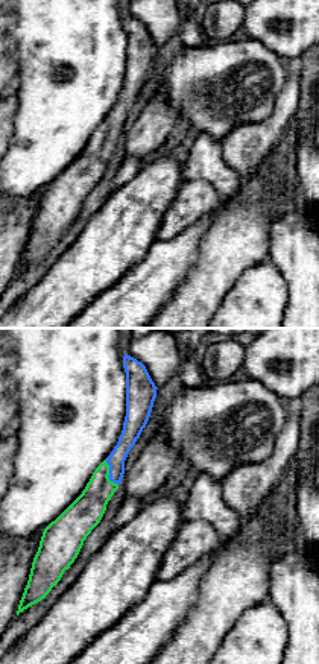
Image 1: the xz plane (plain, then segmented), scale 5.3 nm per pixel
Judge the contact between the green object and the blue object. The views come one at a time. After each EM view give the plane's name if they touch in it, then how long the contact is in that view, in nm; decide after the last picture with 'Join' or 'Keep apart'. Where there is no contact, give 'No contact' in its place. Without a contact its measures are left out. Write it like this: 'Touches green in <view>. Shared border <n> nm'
Touches green in xz. Shared border 160 nm

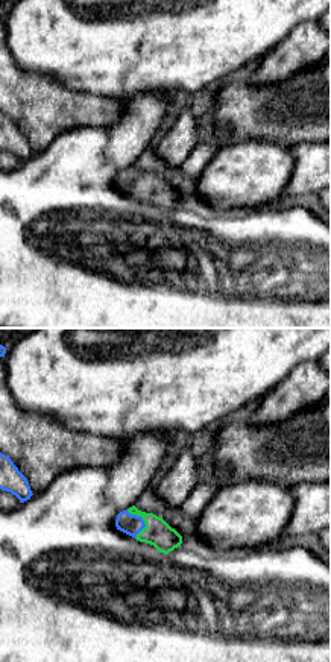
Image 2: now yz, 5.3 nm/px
Touches green in yz. Shared border 160 nm

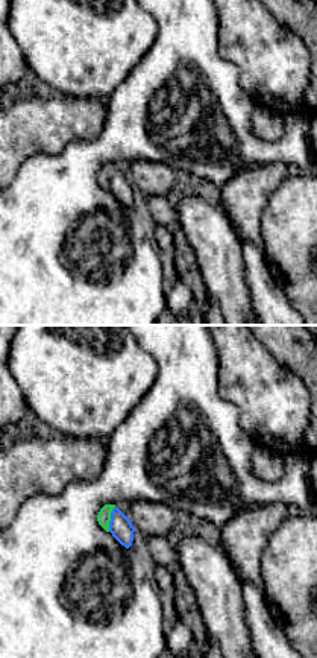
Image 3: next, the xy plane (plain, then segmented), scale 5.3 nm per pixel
Touches green in xy. Shared border 140 nm

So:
Join

